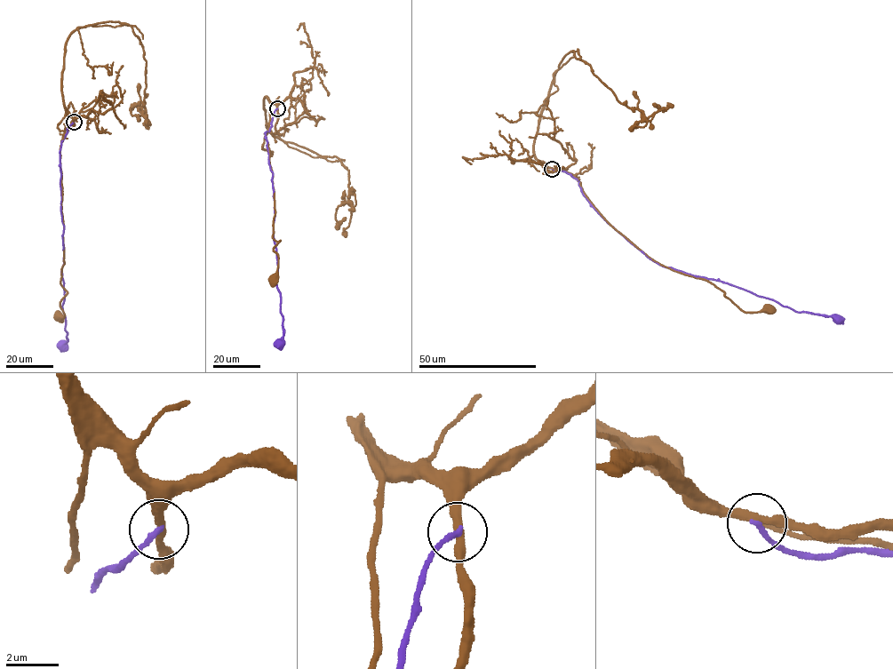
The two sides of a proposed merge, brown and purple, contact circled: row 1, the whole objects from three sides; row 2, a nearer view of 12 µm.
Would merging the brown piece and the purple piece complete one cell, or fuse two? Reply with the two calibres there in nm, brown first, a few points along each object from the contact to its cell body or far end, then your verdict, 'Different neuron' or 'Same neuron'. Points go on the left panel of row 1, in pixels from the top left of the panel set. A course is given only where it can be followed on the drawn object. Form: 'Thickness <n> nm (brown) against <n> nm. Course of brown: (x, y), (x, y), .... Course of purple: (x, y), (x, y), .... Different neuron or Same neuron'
Thickness 320 nm (brown) against 220 nm. Course of brown: (73, 122), (67, 115), (59, 155), (64, 248), (60, 283), (67, 293), (60, 302), (63, 318), (56, 317). Course of purple: (73, 122), (67, 128), (59, 153), (60, 214), (64, 228), (61, 274), (67, 333), (67, 342), (61, 346). Different neuron

